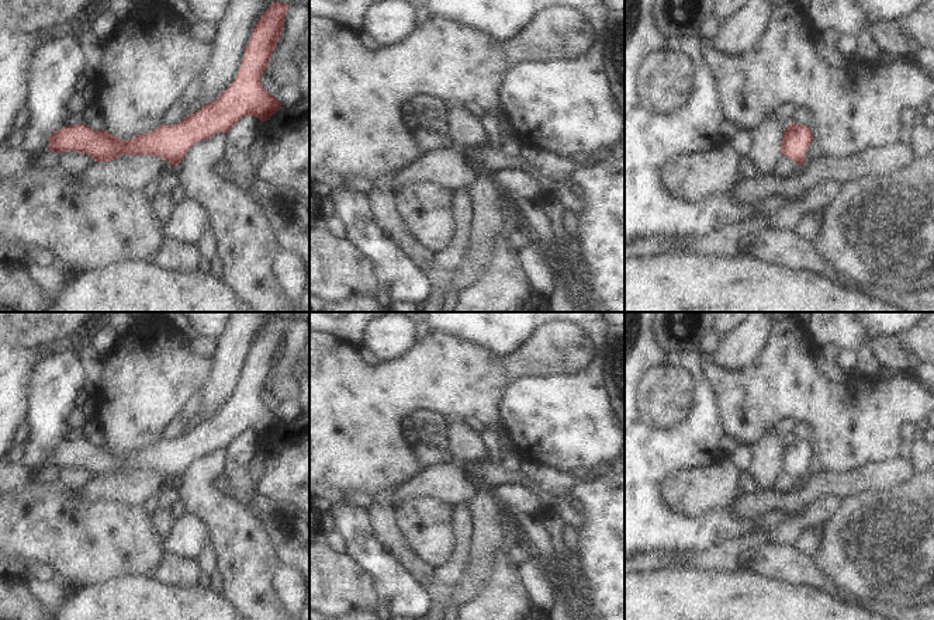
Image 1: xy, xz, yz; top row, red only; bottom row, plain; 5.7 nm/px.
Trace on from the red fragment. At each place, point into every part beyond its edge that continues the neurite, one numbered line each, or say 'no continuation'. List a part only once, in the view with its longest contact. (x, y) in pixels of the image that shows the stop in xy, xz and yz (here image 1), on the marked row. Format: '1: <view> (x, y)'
no continuation

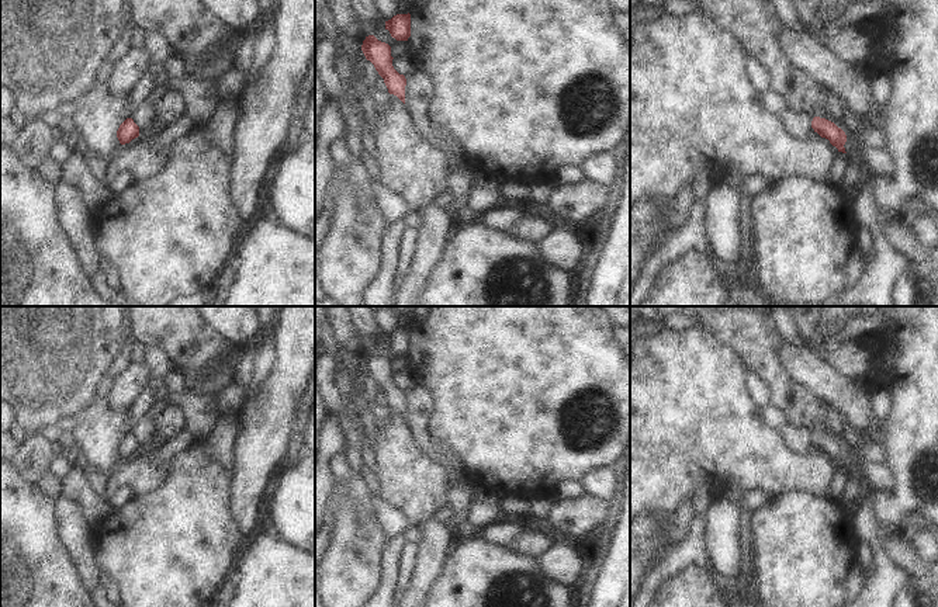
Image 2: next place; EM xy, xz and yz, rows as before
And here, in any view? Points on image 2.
no continuation

